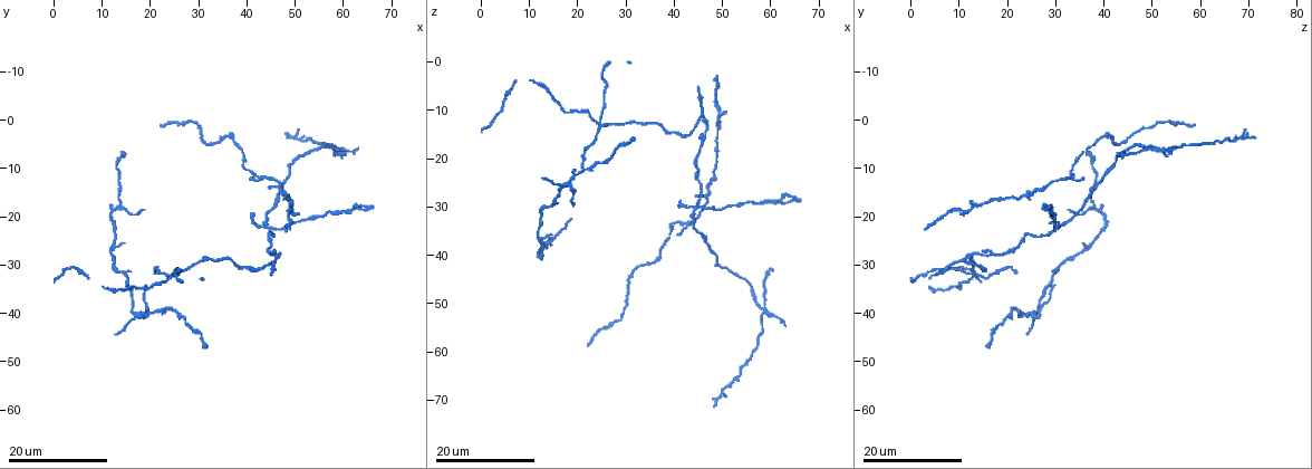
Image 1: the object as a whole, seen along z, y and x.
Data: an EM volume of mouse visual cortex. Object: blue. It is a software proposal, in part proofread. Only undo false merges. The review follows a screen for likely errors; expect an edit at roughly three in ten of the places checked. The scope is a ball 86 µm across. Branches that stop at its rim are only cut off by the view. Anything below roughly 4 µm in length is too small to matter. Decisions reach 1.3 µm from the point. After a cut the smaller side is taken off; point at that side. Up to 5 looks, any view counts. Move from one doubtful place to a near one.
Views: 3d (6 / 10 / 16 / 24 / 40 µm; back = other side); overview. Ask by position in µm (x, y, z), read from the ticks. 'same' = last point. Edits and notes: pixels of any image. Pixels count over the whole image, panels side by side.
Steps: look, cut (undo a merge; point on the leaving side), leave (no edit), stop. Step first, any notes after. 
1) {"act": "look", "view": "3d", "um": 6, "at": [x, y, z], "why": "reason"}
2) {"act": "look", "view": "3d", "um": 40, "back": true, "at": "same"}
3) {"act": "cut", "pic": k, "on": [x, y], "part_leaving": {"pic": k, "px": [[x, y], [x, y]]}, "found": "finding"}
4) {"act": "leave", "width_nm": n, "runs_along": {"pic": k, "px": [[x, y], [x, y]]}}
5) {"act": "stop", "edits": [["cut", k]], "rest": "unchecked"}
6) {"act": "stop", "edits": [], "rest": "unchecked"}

{"act": "look", "view": "3d", "um": 16, "at": [18.0, 40.5, 25.5]}

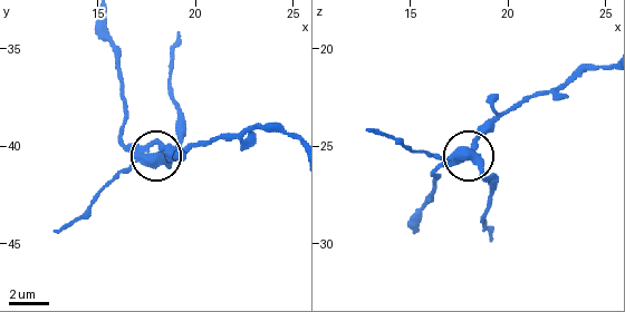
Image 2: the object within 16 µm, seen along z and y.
{"act": "look", "view": "3d", "um": 10, "at": [18.1, 40.8, 25.5]}

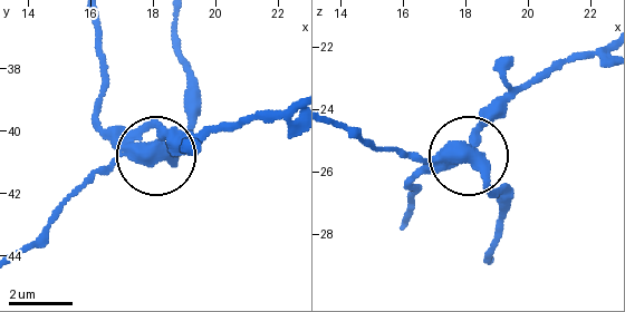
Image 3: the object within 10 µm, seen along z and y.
{"act": "cut", "pic": 3, "on": [92, 171], "part_leaving": {"pic": 3, "px": [[453, 150], [499, 191], [491, 262]]}, "found": "two neurons meet here"}

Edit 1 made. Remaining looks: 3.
{"act": "look", "view": "overview"}

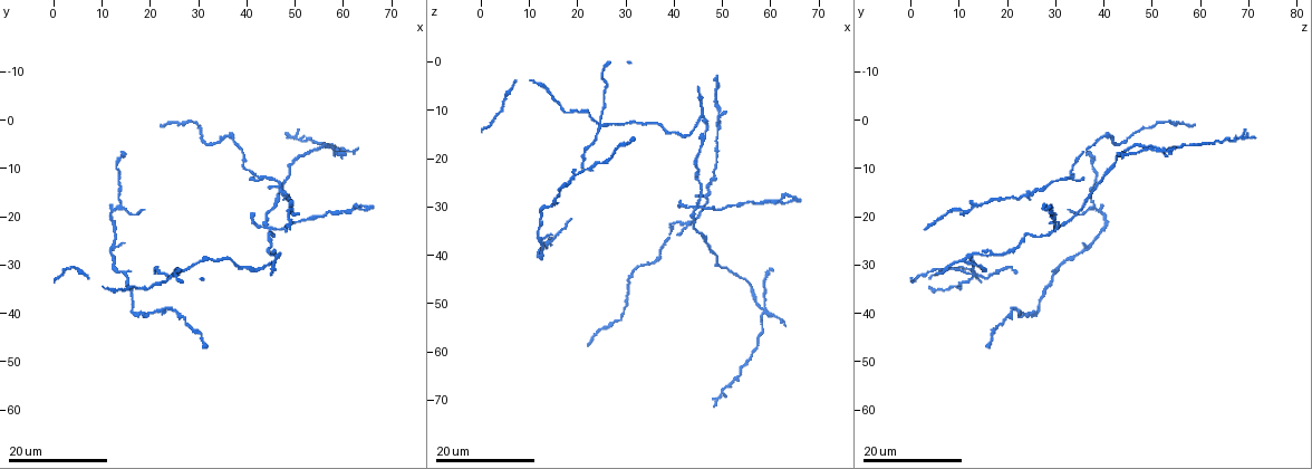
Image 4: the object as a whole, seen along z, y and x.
{"act": "look", "view": "3d", "um": 16, "at": [20.0, 35.0, 10.5], "why": "narrows sharply"}

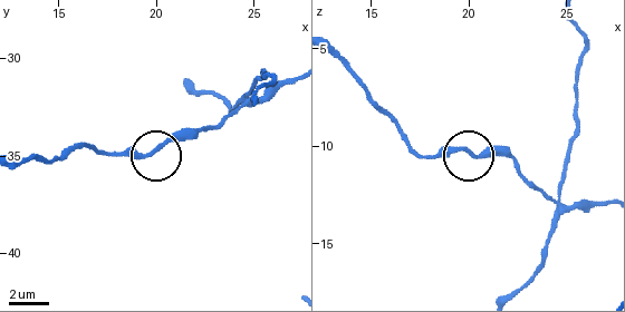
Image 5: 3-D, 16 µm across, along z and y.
{"act": "look", "view": "3d", "um": 6, "at": [20.0, 34.5, 10.4], "why": "zoom in"}

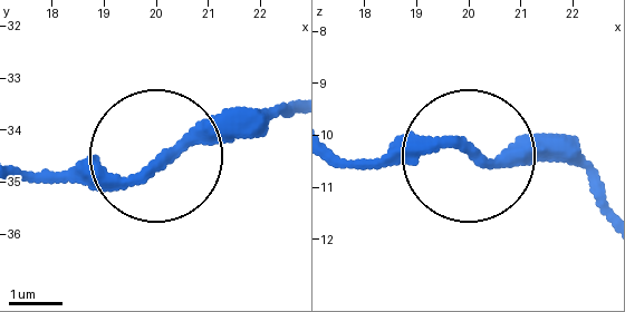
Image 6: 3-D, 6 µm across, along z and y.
{"act": "leave", "runs_along": {"pic": 6, "px": [[289, 111], [188, 129], [121, 178], [19, 178]]}, "found": "all the same neuron"}

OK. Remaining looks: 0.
{"act": "stop", "edits": [["cut", 3]], "rest": "unchecked"}

